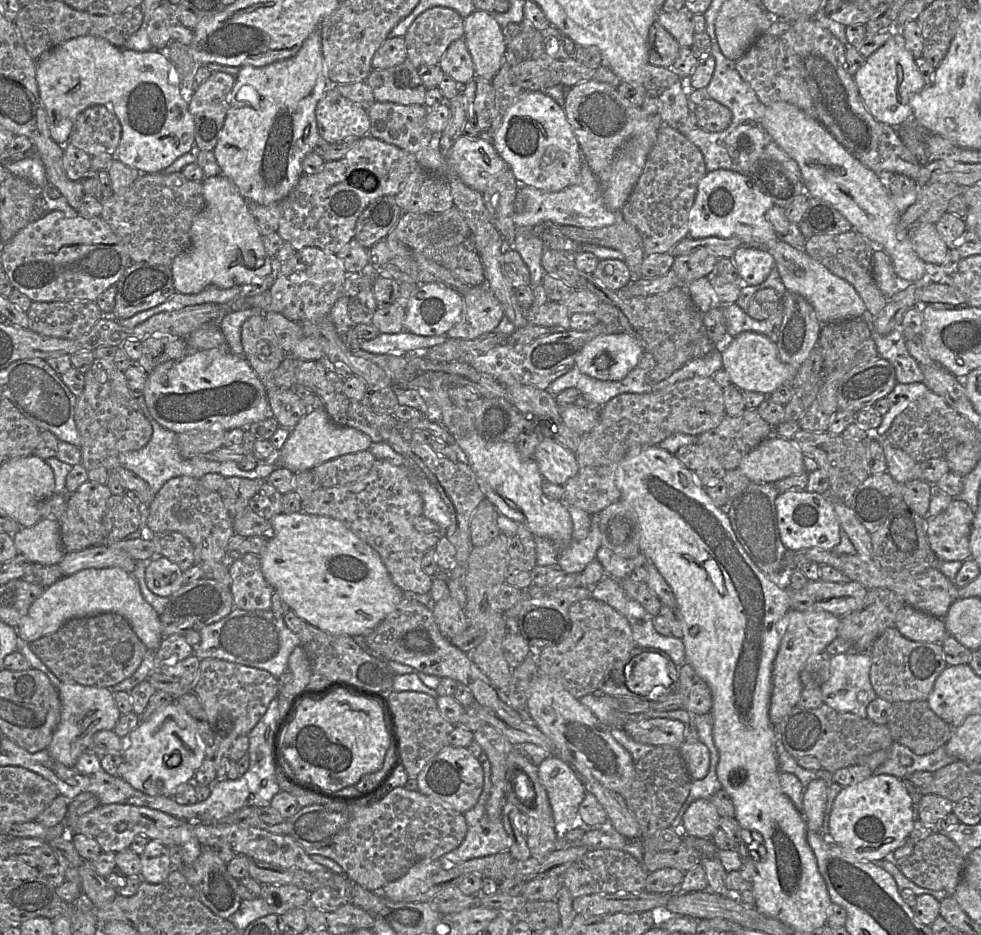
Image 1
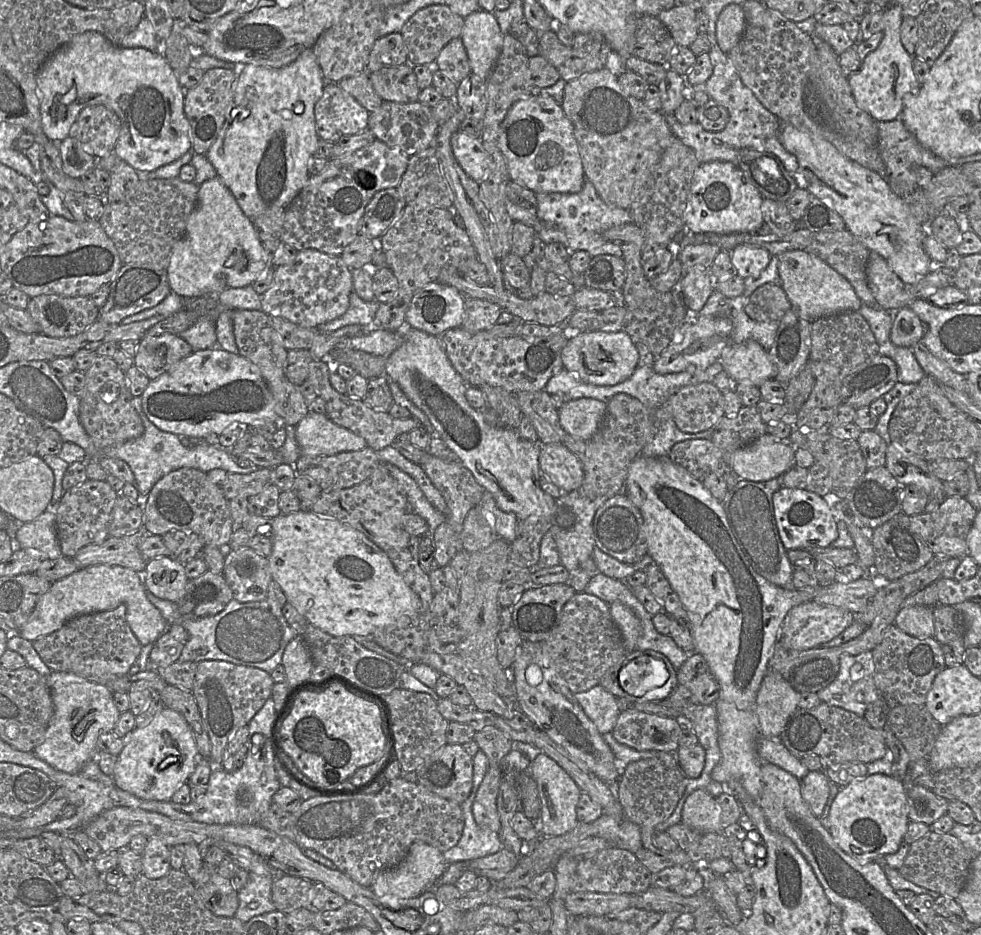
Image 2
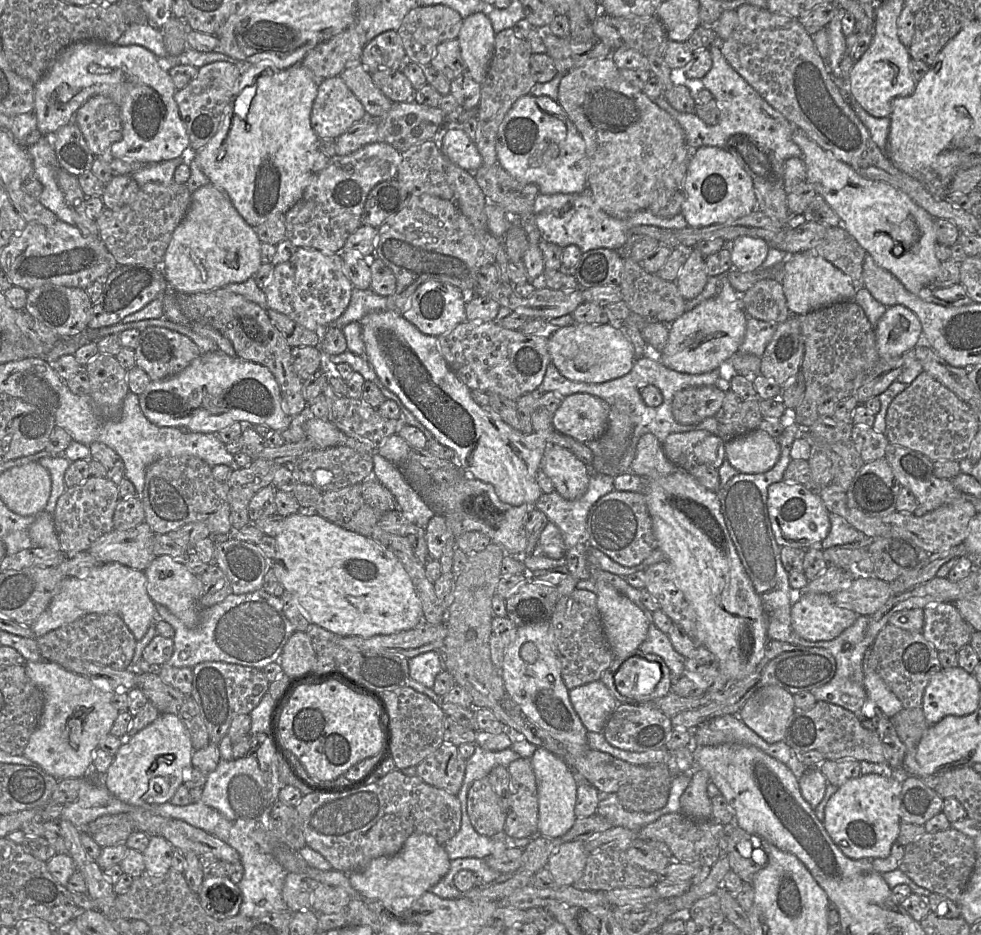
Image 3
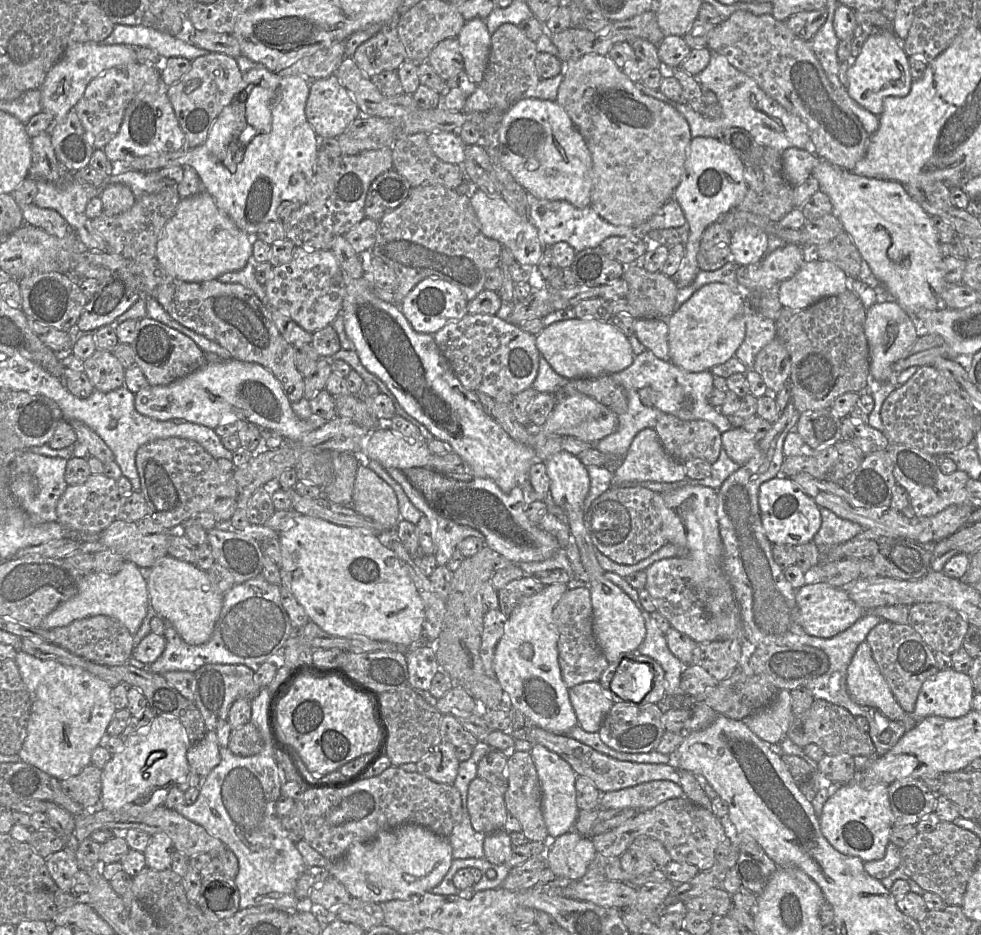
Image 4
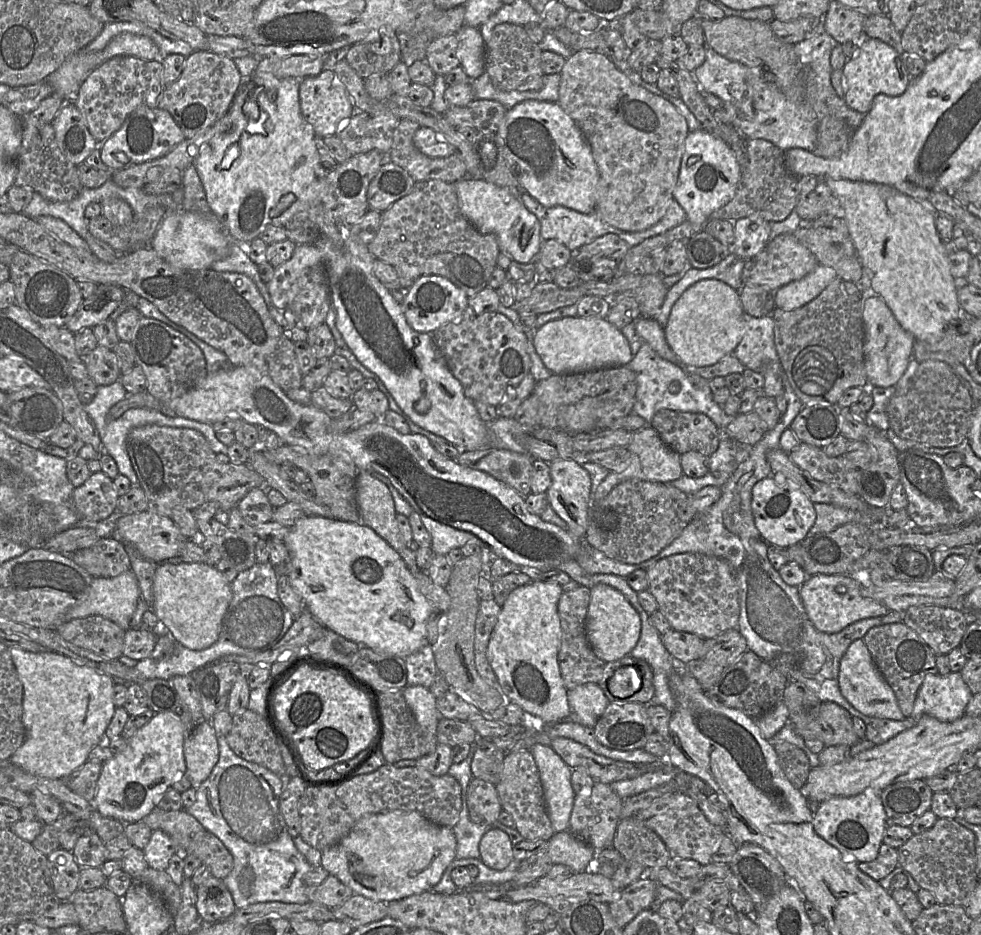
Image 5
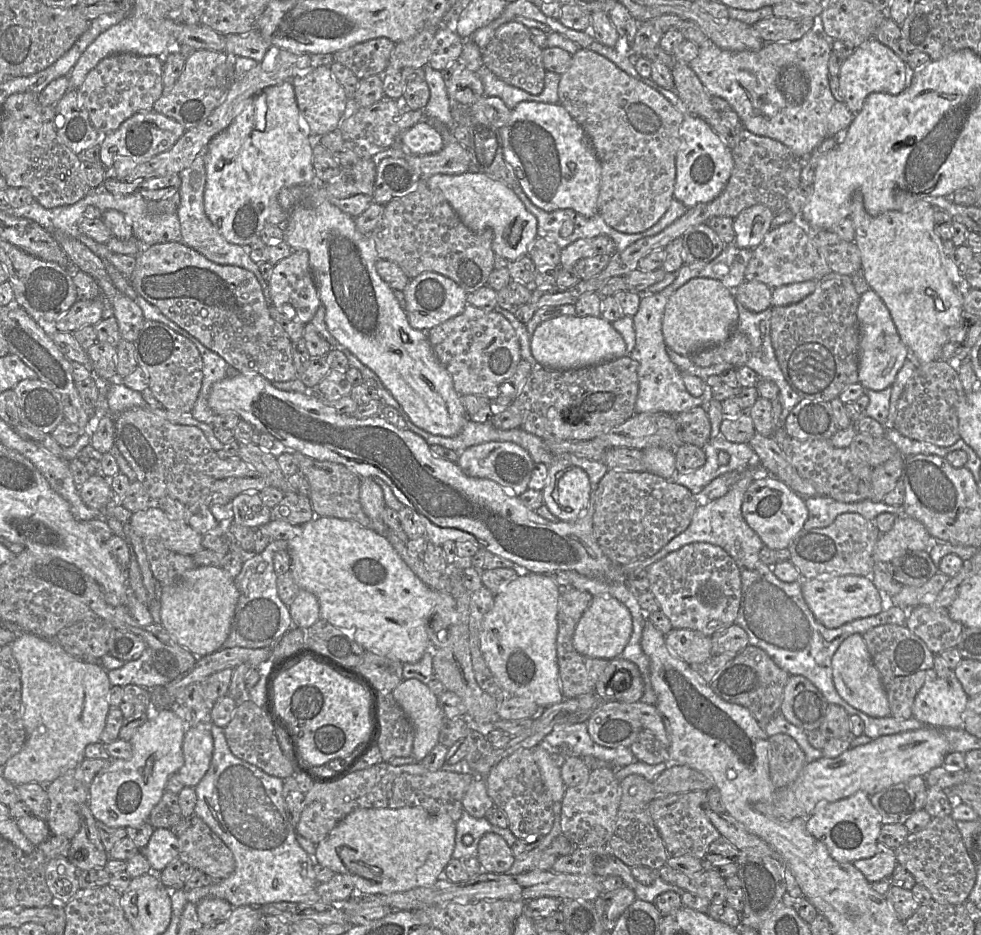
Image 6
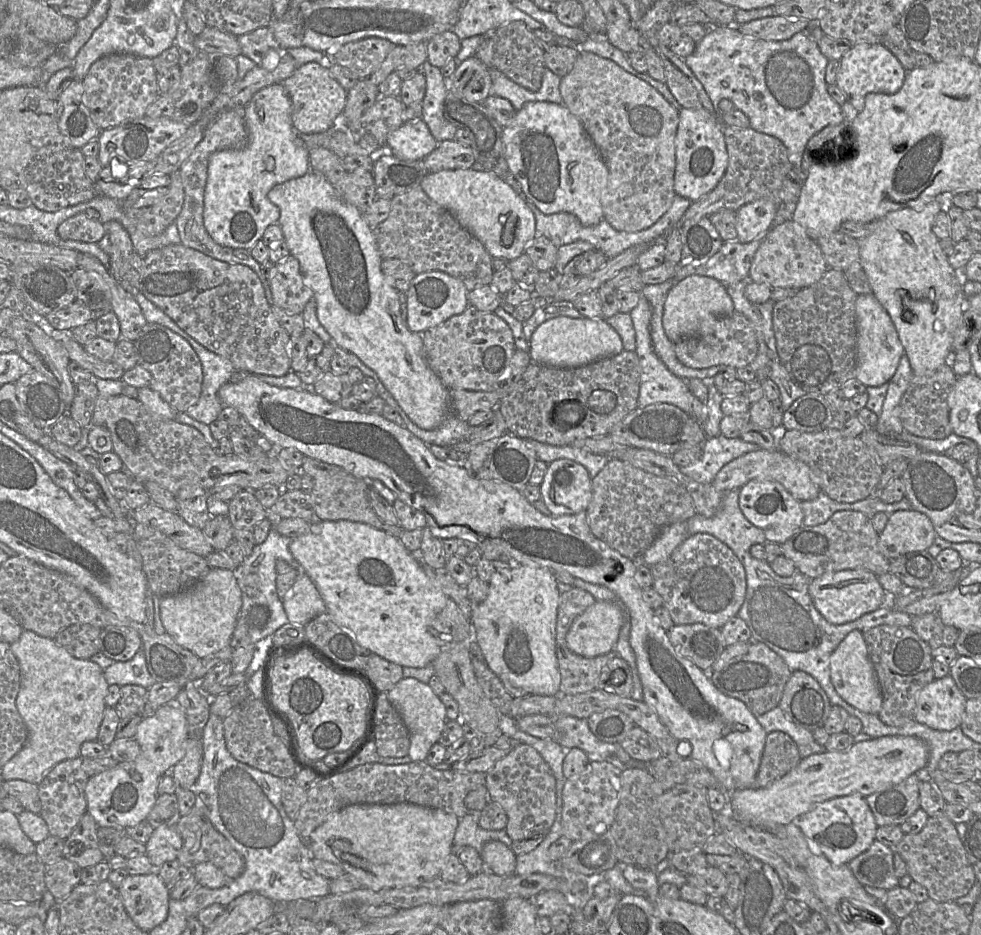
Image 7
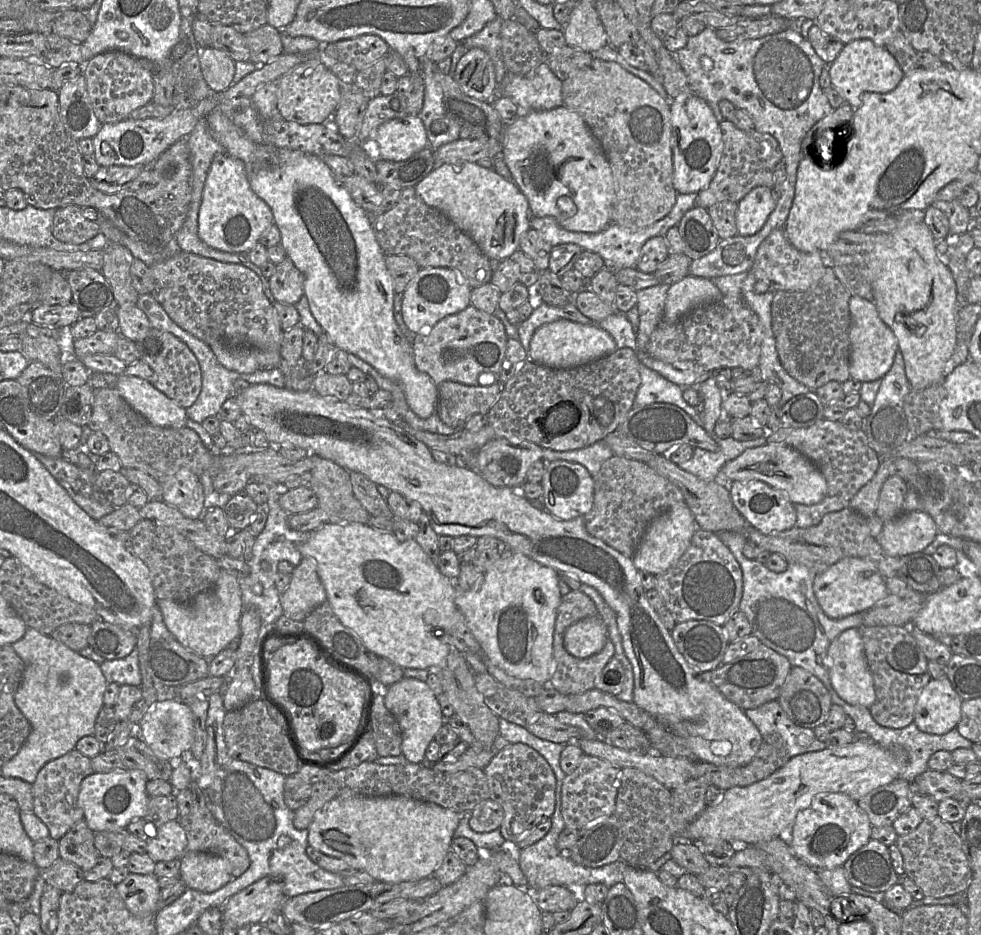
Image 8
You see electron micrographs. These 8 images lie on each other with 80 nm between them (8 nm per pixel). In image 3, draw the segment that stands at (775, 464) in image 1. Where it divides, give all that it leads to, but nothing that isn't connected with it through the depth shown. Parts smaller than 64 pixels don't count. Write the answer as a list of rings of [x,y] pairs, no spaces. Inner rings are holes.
[[[756,429],[725,443],[726,459],[740,473],[759,474],[770,470],[779,460],[778,441]]]

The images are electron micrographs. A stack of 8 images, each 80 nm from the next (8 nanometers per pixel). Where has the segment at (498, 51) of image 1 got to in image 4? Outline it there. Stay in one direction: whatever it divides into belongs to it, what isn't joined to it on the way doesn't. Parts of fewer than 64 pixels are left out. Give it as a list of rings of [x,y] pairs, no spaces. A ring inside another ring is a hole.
[[[474,18],[466,21],[457,38],[464,61],[464,70],[478,85],[484,78],[491,47],[491,35],[485,20]]]

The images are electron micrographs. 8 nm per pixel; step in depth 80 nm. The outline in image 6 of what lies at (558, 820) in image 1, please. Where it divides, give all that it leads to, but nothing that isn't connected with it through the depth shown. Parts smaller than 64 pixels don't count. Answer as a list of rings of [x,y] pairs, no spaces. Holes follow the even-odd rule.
[[[540,744],[531,750],[552,800],[562,803],[568,786],[566,786],[562,778],[561,767],[557,765],[552,754]]]

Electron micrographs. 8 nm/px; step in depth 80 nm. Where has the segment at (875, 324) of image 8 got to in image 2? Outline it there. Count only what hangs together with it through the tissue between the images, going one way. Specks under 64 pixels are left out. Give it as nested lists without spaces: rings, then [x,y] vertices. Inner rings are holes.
[[[904,307],[894,314],[890,331],[890,339],[894,345],[911,347],[921,340],[923,335],[923,323],[913,310]]]

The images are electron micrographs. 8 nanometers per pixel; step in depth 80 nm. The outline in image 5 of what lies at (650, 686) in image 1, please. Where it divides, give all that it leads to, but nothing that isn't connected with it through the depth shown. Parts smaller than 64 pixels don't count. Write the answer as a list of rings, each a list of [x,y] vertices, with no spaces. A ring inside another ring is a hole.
[[[628,654],[621,659],[609,661],[605,664],[617,664],[617,669],[608,681],[608,689],[618,698],[627,698],[632,696],[642,686],[641,674],[634,666],[627,664],[626,661],[634,664],[638,663],[637,658]]]

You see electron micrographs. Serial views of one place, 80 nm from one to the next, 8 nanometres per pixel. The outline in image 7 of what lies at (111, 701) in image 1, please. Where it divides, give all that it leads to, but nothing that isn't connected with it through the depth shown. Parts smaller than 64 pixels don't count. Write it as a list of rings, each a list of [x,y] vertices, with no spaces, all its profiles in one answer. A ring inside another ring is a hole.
[[[23,630],[10,647],[20,668],[20,687],[15,703],[27,728],[27,741],[1,768],[1,778],[38,785],[56,764],[80,756],[83,742],[96,740],[109,685],[98,664],[73,657],[54,639],[31,630]]]

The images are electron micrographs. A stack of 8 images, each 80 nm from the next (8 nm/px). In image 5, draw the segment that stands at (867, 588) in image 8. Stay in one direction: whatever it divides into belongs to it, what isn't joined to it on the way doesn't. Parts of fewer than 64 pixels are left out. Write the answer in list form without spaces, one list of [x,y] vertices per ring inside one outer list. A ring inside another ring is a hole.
[[[817,574],[806,578],[799,587],[799,594],[813,626],[821,632],[833,634],[859,620],[888,613],[889,609],[884,605],[872,598],[862,596],[861,589],[862,585],[849,575]]]

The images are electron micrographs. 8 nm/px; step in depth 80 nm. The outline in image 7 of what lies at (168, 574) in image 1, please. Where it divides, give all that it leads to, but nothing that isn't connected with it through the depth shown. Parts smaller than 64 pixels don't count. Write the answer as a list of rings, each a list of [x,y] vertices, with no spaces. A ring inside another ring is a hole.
[[[223,568],[210,570],[197,582],[181,592],[164,596],[160,600],[162,624],[177,644],[193,652],[199,659],[218,652],[230,645],[242,606],[242,594],[234,572]]]

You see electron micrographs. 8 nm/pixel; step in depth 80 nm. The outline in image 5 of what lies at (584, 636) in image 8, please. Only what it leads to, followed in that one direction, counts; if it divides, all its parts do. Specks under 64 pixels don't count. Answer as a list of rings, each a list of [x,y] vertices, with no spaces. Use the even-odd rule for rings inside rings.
[[[597,584],[591,589],[591,600],[585,619],[587,639],[594,653],[605,662],[621,659],[631,653],[641,635],[641,619],[628,599],[615,588]]]

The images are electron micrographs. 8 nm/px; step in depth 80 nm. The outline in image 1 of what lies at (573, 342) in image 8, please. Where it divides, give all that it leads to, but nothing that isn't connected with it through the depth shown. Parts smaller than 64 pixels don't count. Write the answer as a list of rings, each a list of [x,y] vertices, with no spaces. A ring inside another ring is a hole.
[[[628,333],[603,334],[582,347],[575,367],[598,380],[620,381],[638,365],[644,351],[640,342]]]

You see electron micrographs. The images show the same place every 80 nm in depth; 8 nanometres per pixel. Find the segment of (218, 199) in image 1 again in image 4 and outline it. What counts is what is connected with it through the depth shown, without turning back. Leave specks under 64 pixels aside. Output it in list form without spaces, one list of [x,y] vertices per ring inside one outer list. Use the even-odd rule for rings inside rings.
[[[205,190],[182,199],[174,215],[164,226],[156,244],[156,258],[174,278],[185,282],[203,282],[218,279],[227,272],[239,271],[252,261],[254,237],[239,229],[236,224],[216,205],[213,197]]]

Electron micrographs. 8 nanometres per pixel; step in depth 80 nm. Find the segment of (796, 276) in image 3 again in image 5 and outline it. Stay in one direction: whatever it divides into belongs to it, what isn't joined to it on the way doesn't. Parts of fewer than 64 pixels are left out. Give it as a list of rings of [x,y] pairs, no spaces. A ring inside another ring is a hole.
[[[818,264],[803,278],[777,289],[774,292],[775,306],[784,311],[800,308],[816,298],[837,277],[833,268]]]

